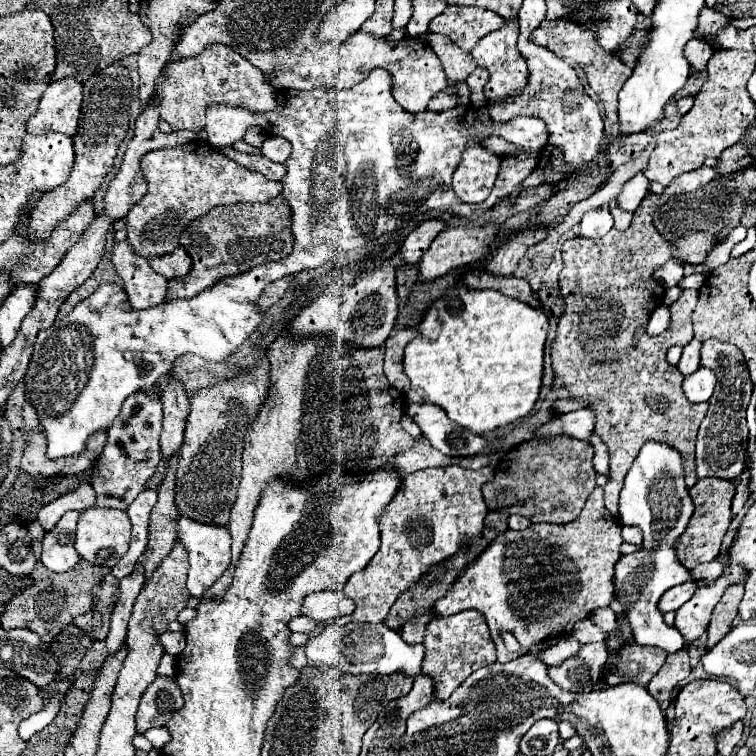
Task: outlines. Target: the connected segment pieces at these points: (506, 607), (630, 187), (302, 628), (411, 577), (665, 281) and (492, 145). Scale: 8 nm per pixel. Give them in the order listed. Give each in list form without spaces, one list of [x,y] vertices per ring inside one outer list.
[[[595,486],[579,518],[569,524],[531,524],[525,530],[501,532],[483,550],[483,554],[457,576],[447,594],[435,602],[435,612],[437,616],[451,616],[475,608],[487,618],[491,632],[499,632],[501,628],[513,632],[513,636],[525,650],[531,648],[531,644],[543,642],[547,638],[569,636],[575,622],[585,620],[595,608],[605,608],[613,600],[613,568],[617,558],[621,556],[621,544],[621,522],[613,518],[605,508],[603,488]]]
[[[637,174],[633,176],[621,190],[621,194],[617,196],[619,198],[619,206],[627,212],[635,212],[635,208],[641,204],[641,200],[645,198],[649,190],[649,180],[643,176],[643,174]]]
[[[297,616],[287,626],[289,626],[291,632],[309,632],[309,630],[315,628],[315,622],[309,620],[309,618],[305,618],[305,616]]]
[[[445,466],[413,472],[403,480],[379,516],[379,552],[361,572],[353,574],[345,586],[345,596],[355,602],[353,622],[383,622],[401,592],[415,586],[431,566],[447,560],[481,534],[483,518],[487,516],[481,486],[493,480],[493,476],[493,466],[481,470]]]
[[[675,258],[675,260],[669,260],[665,262],[665,266],[657,268],[657,272],[653,272],[657,276],[657,282],[665,288],[671,288],[671,286],[677,286],[677,282],[683,278],[683,264]]]
[[[485,138],[483,140],[483,148],[487,148],[493,154],[509,154],[509,152],[513,154],[515,152],[515,148],[509,146],[509,142],[505,142],[501,138]]]

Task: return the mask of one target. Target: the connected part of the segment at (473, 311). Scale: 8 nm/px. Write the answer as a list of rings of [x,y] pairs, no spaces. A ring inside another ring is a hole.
[[[465,286],[449,288],[427,308],[417,328],[417,336],[405,346],[403,370],[411,380],[407,396],[411,402],[441,406],[453,422],[479,436],[507,426],[529,414],[539,398],[547,330],[547,314],[521,300],[503,296],[497,290],[469,290]]]

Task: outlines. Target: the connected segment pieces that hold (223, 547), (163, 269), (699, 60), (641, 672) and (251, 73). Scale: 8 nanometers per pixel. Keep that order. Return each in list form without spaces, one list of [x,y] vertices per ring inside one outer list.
[[[179,518],[179,540],[189,552],[189,578],[187,578],[187,588],[193,598],[203,598],[205,590],[219,580],[219,576],[229,568],[231,564],[231,536],[229,530],[223,526],[211,526],[211,524],[201,524],[193,522],[189,518]]]
[[[177,246],[173,252],[169,252],[165,256],[151,256],[147,262],[157,274],[165,276],[167,280],[185,276],[191,268],[191,258],[187,256],[187,252],[181,246]]]
[[[693,38],[687,46],[685,46],[685,54],[689,58],[689,64],[691,64],[691,70],[705,70],[707,68],[707,62],[709,58],[713,56],[715,48],[711,44],[707,44],[705,40],[701,38]]]
[[[625,644],[613,664],[609,666],[609,672],[605,672],[605,682],[609,686],[617,686],[623,682],[635,682],[639,686],[647,686],[649,680],[659,672],[667,658],[667,652],[661,652],[661,648],[653,646],[637,646],[637,644]]]
[[[211,44],[197,56],[169,62],[165,68],[165,78],[157,78],[155,92],[159,98],[159,116],[171,124],[173,130],[203,130],[205,108],[213,102],[243,106],[253,112],[267,112],[277,106],[275,88],[263,80],[263,72],[225,44]]]

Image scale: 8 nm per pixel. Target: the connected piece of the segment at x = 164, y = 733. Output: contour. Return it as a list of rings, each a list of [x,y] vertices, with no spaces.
[[[161,726],[161,728],[151,728],[151,730],[147,730],[145,732],[145,738],[153,744],[153,748],[157,748],[157,750],[161,750],[169,740],[171,740],[171,736],[169,736],[169,730],[165,728],[165,726]]]

